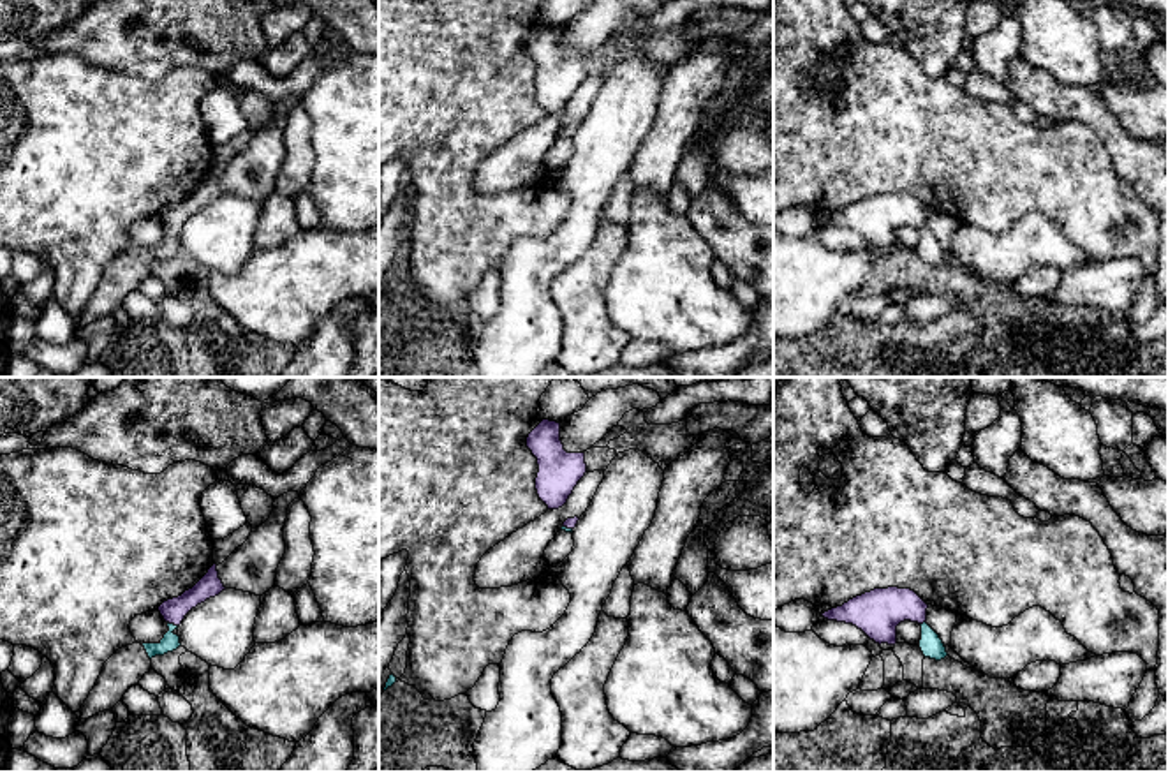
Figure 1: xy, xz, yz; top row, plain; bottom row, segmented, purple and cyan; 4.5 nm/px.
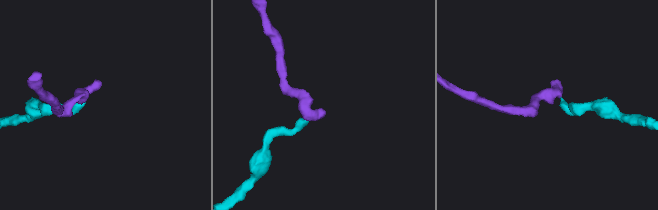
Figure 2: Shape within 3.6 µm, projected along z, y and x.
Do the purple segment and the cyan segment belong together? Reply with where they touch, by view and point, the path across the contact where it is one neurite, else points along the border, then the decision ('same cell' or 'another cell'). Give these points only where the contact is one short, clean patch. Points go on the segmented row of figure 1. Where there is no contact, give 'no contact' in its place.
contact xy (173, 623); way xy (173, 610), (173, 623), (170, 642); same cell

